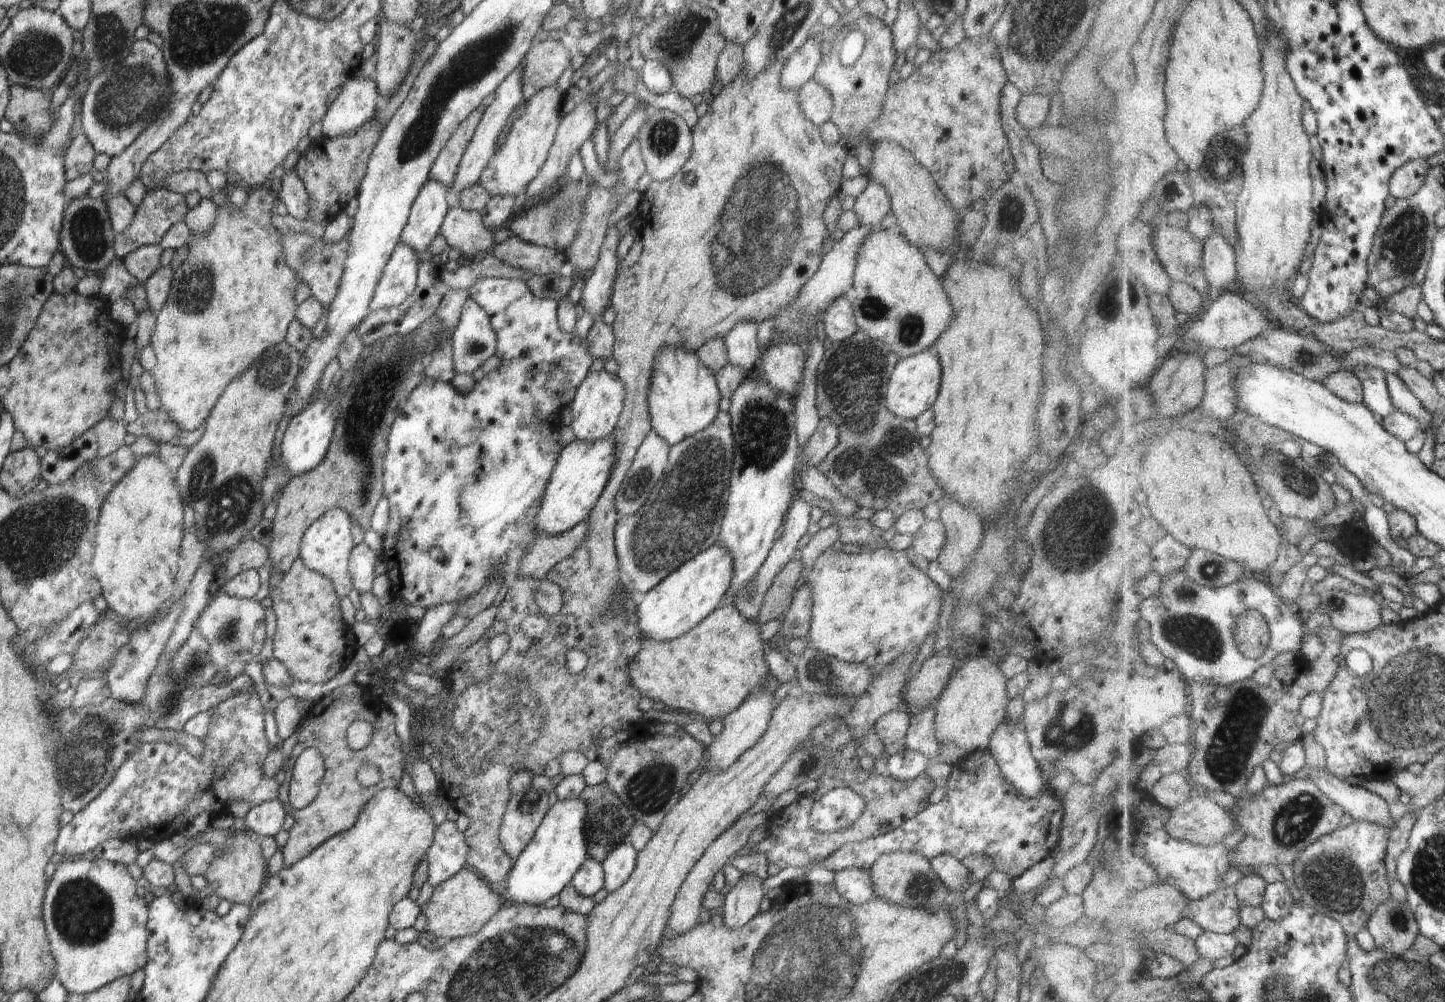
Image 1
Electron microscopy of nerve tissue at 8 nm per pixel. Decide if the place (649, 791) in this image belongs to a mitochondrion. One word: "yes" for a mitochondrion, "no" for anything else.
yes

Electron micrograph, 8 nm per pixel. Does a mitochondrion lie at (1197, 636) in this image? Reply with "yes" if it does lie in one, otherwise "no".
yes

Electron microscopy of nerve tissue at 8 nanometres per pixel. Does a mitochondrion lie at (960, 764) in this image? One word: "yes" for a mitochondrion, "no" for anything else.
no

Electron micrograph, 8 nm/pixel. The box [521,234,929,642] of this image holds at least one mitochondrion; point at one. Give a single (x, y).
(870, 456)

